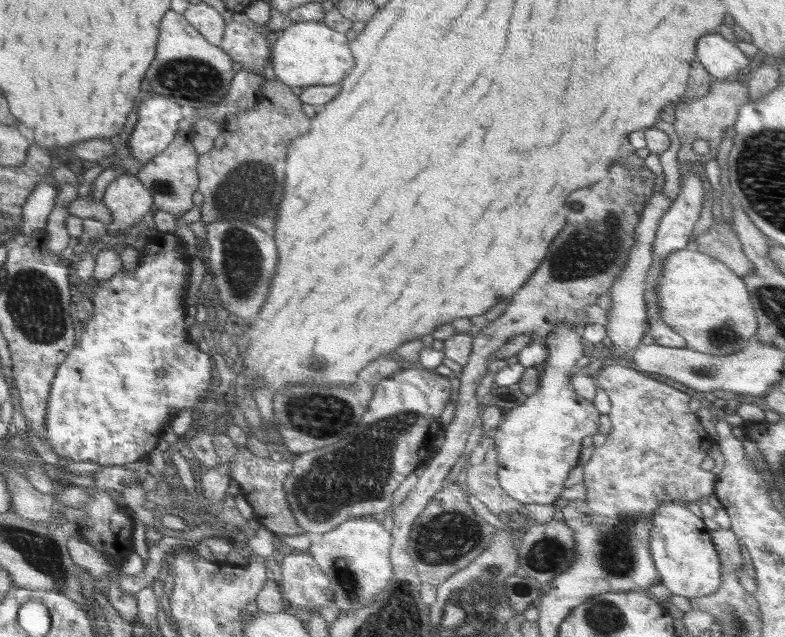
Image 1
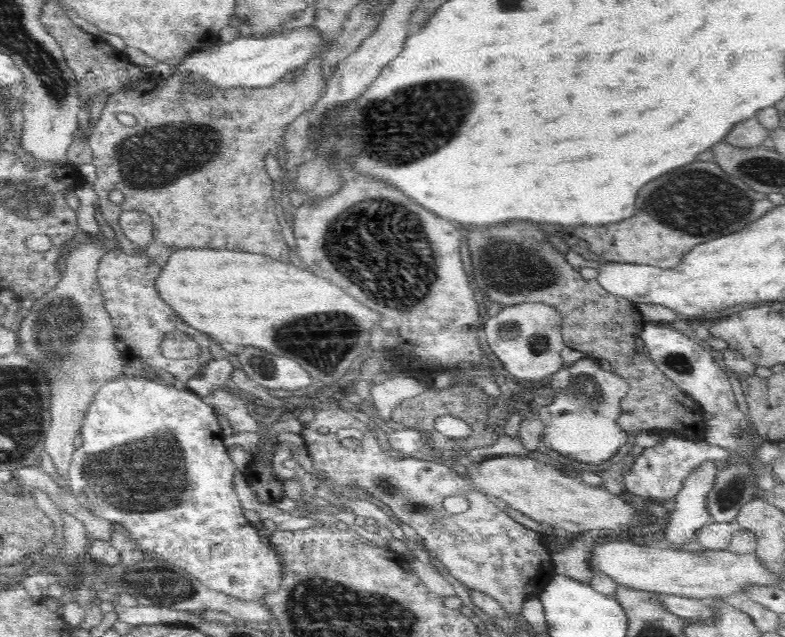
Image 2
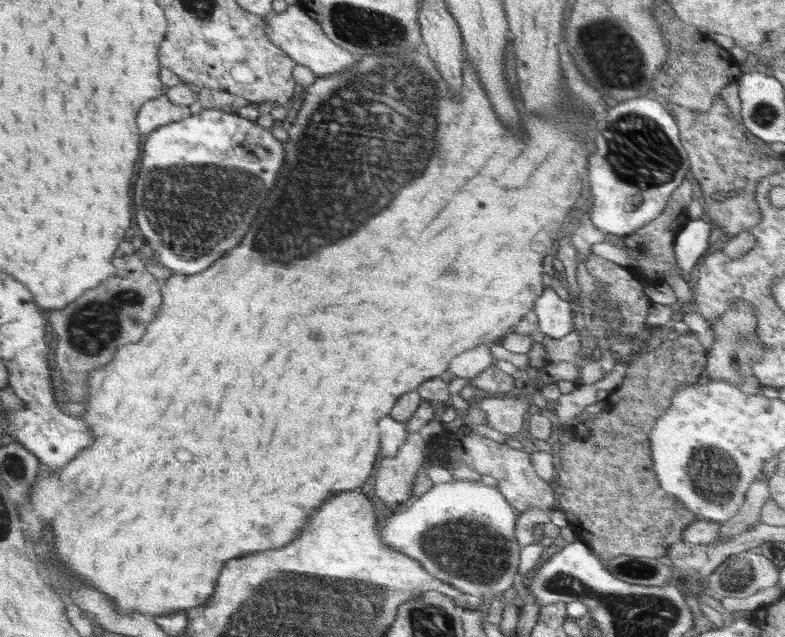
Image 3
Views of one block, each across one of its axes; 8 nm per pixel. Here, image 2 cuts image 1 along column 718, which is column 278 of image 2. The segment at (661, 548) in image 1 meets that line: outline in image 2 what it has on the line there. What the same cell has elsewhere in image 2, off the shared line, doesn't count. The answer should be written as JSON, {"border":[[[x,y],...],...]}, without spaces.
{"border":[[[138,373],[135,376],[126,374],[109,380],[97,393],[89,412],[85,416],[80,433],[82,444],[74,451],[68,480],[70,481],[70,492],[84,508],[103,519],[122,524],[130,532],[131,537],[138,544],[138,548],[145,551],[147,555],[167,560],[186,569],[186,572],[198,579],[206,588],[242,600],[260,601],[265,594],[274,592],[281,586],[282,571],[279,556],[269,542],[264,543],[260,540],[258,530],[244,517],[243,508],[233,487],[234,476],[236,476],[237,471],[236,465],[232,463],[228,449],[222,445],[227,440],[227,436],[222,432],[217,414],[202,401],[202,398],[188,389],[178,390],[178,388],[145,373]]]}

